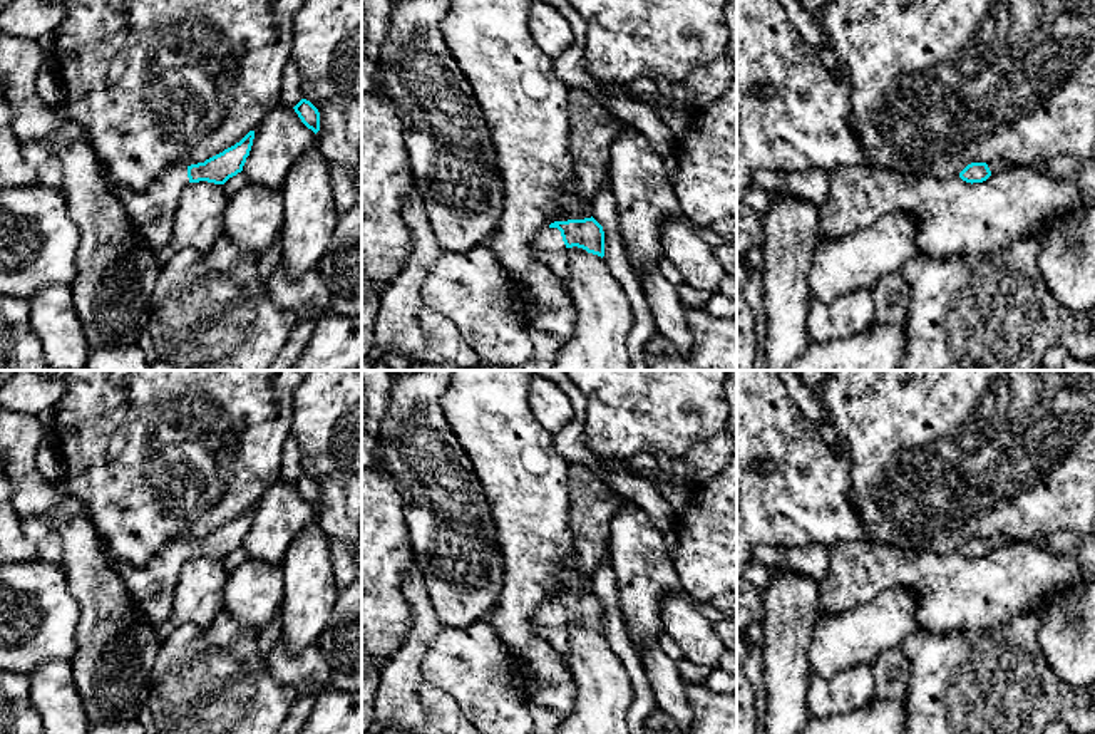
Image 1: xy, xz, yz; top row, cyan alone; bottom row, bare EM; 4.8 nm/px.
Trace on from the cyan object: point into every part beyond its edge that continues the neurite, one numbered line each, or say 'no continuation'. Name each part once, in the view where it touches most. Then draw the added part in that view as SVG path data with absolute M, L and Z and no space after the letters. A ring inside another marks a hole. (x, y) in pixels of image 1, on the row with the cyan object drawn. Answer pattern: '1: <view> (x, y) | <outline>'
1: xz (550, 248) | M542 228L532 243L536 258L563 283L569 278L569 250L558 228Z

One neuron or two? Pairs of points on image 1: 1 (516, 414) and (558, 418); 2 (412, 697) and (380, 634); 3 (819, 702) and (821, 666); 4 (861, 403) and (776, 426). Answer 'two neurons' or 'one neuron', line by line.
1: two neurons
2: two neurons
3: two neurons
4: two neurons

